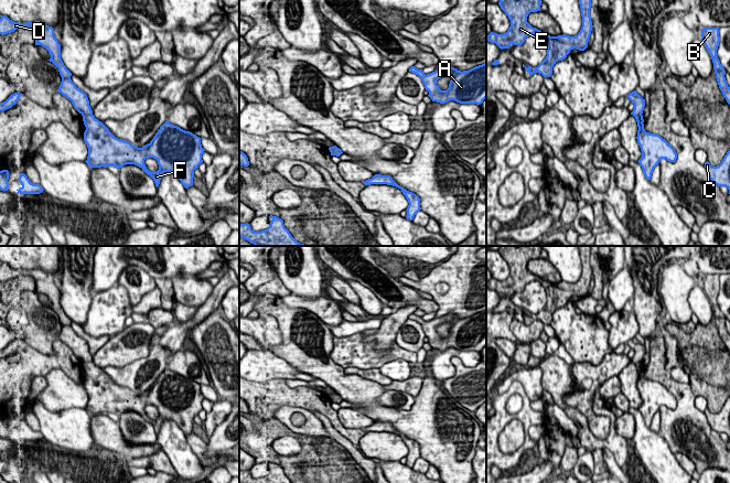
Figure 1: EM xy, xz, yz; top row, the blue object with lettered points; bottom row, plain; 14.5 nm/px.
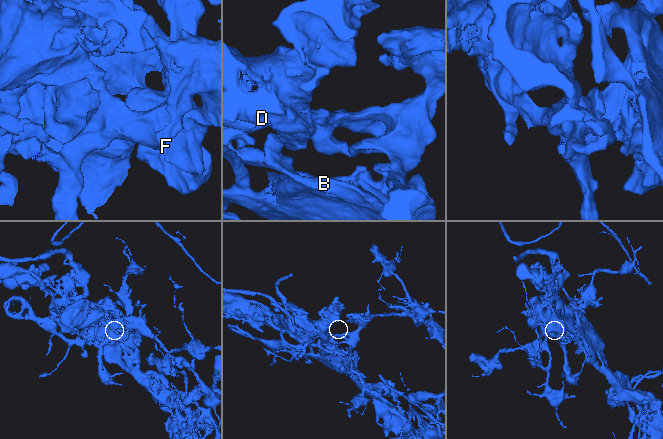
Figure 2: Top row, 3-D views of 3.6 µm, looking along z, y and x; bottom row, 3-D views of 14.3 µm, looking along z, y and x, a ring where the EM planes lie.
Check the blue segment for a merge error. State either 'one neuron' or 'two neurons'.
two neurons

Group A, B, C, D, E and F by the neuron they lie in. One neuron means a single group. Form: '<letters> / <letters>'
A F / B C D E

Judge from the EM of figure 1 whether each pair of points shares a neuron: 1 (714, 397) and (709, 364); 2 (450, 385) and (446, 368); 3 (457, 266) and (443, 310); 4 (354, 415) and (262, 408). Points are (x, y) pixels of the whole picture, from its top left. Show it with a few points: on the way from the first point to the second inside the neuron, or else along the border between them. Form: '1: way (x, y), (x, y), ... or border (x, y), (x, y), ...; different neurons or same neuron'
1: way (714, 389), (712, 372); same neuron
2: border (453, 364), (455, 373), (442, 382); different neurons
3: way (457, 277), (457, 296), (453, 299); same neuron
4: border (336, 411), (337, 419), (345, 427), (360, 428); different neurons

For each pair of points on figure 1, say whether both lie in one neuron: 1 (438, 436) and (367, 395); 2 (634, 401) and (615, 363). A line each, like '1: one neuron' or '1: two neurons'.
1: one neuron
2: two neurons

